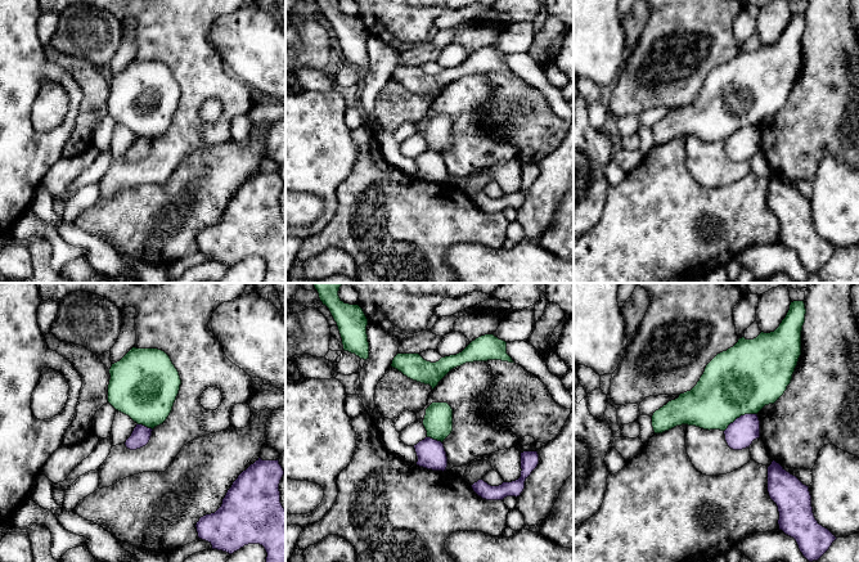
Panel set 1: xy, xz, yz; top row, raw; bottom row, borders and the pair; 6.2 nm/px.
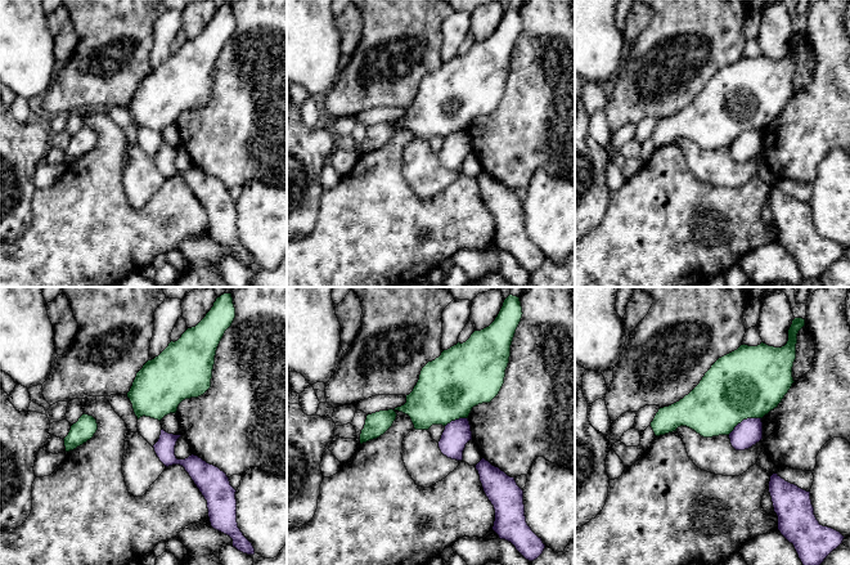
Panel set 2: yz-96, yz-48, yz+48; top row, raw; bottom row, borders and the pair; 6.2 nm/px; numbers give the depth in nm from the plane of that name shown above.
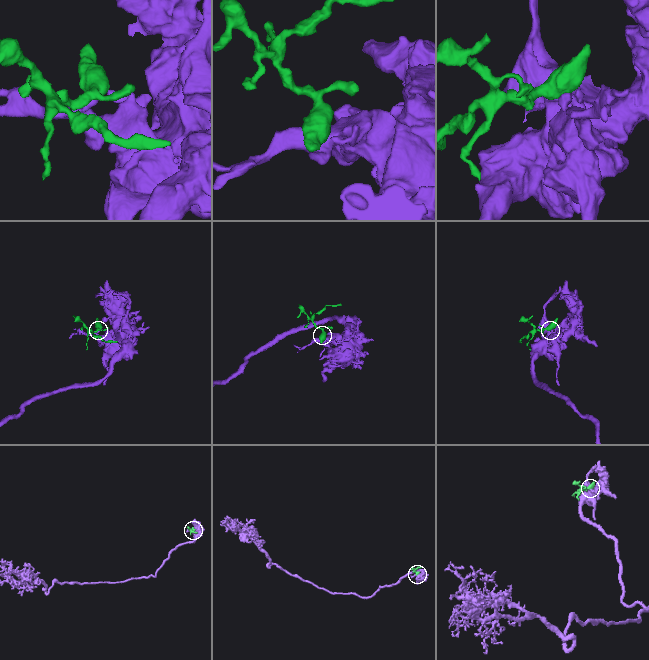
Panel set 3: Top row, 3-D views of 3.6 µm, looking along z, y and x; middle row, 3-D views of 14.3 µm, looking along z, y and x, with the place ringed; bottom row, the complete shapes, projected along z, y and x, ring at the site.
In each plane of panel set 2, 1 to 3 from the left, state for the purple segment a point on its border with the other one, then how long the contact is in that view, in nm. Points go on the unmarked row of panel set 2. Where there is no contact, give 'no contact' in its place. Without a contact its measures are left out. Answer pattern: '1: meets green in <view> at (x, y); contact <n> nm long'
1: no contact
2: meets green in yz-48 at (455, 130); contact 160 nm long
3: meets green in yz+48 at (743, 130); contact 240 nm long

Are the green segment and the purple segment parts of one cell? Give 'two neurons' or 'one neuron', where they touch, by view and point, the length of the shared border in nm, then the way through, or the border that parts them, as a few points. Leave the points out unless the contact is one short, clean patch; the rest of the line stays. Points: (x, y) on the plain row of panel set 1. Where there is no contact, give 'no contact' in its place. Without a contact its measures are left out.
two neurons | yz (740, 127) | 240 nm | along yz (756, 125), (741, 126), (724, 143)

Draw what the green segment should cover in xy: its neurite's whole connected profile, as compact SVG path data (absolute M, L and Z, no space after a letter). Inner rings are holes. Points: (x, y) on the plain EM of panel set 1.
M132 59L109 81L108 114L138 136L154 140L170 127L181 91L170 68L158 60Z

